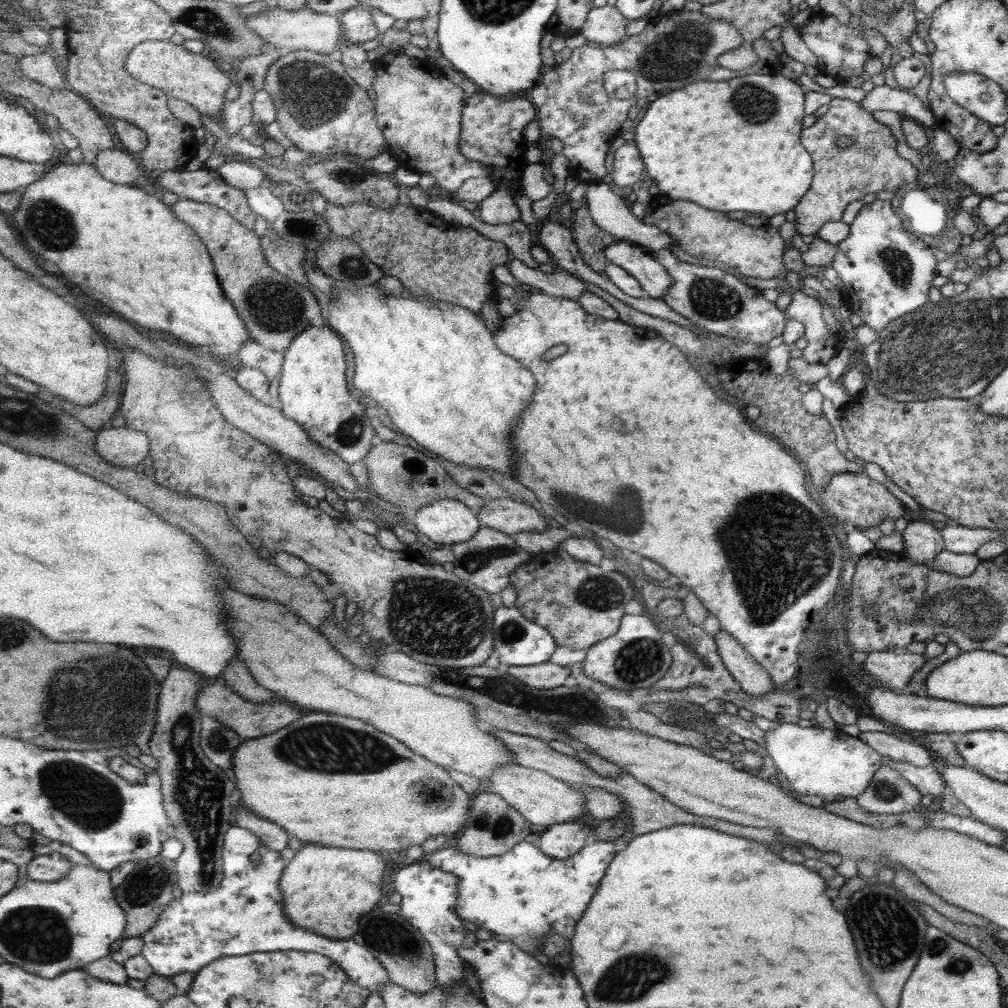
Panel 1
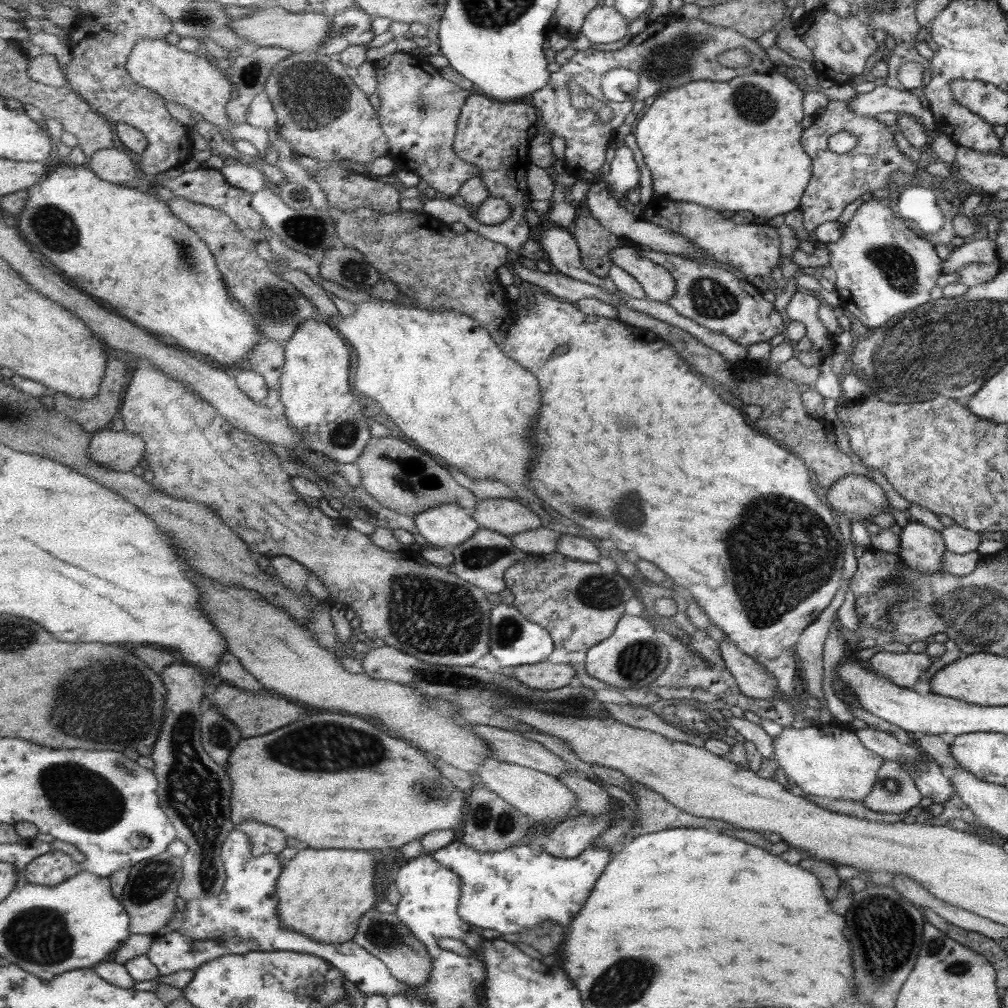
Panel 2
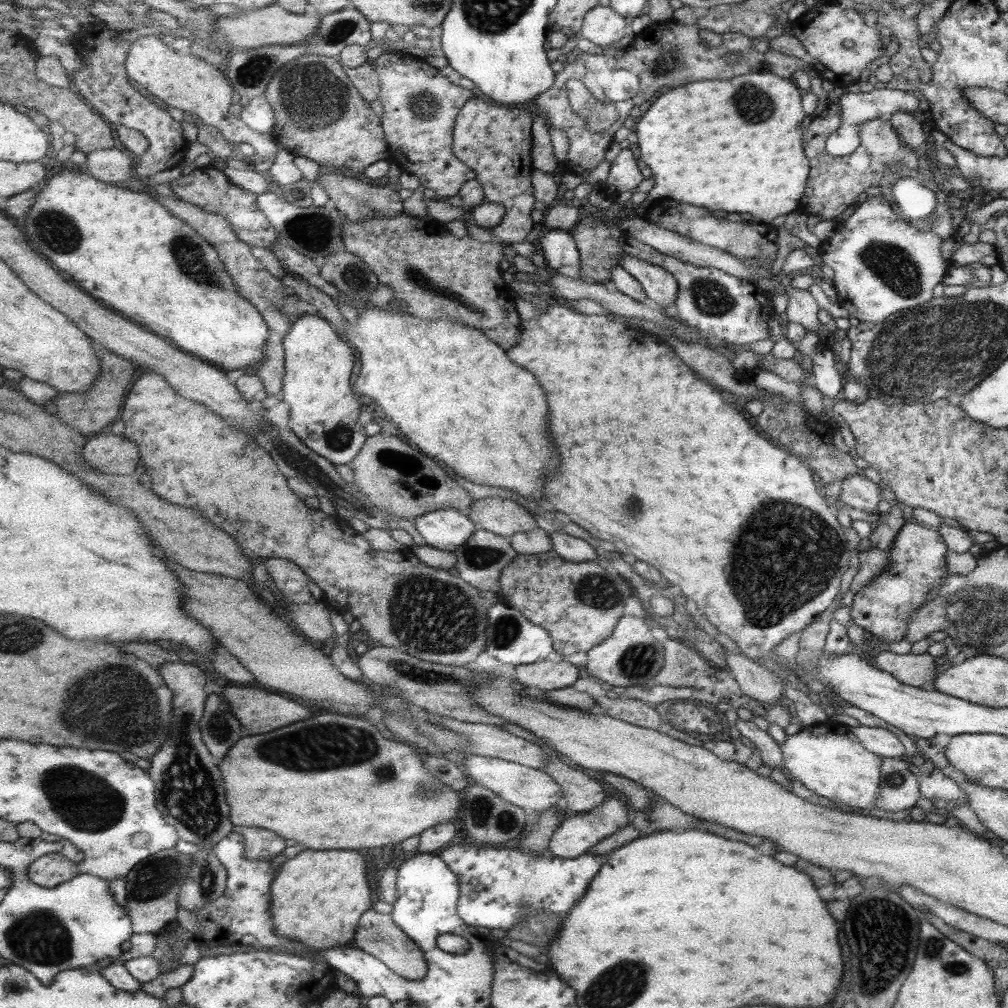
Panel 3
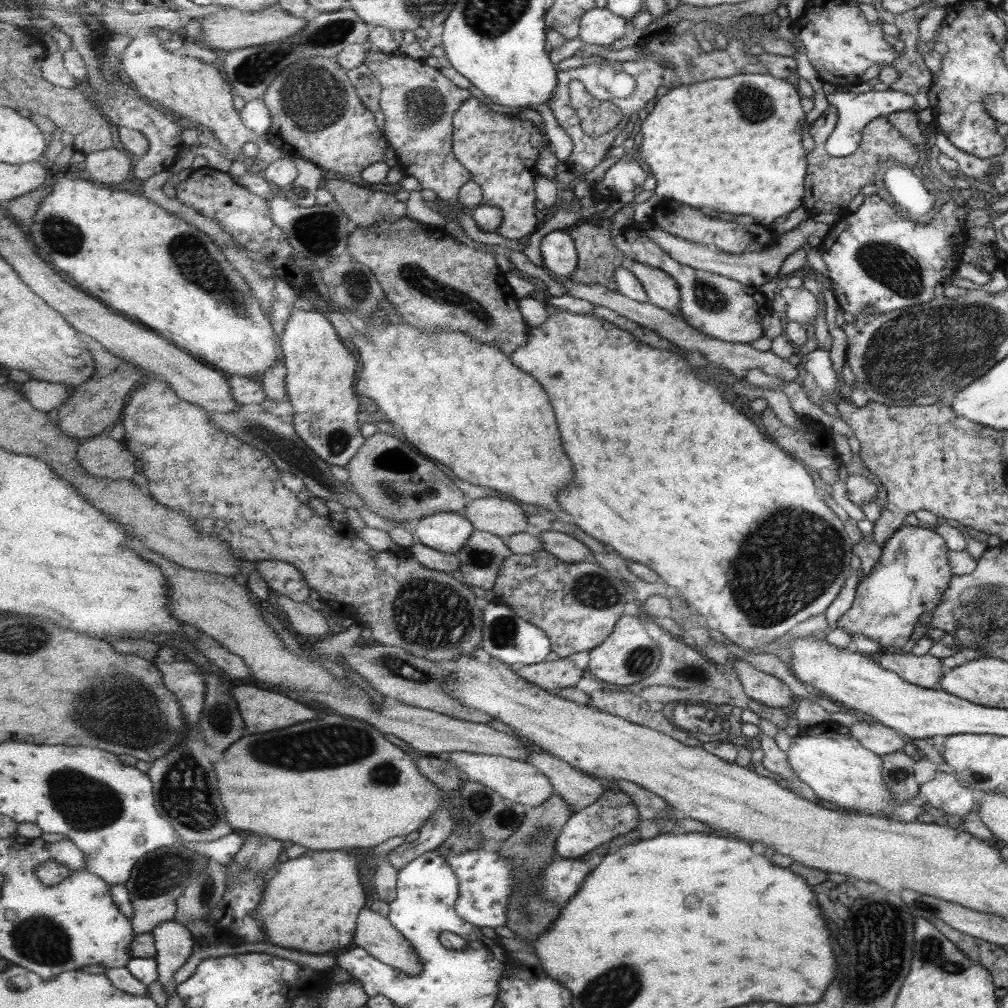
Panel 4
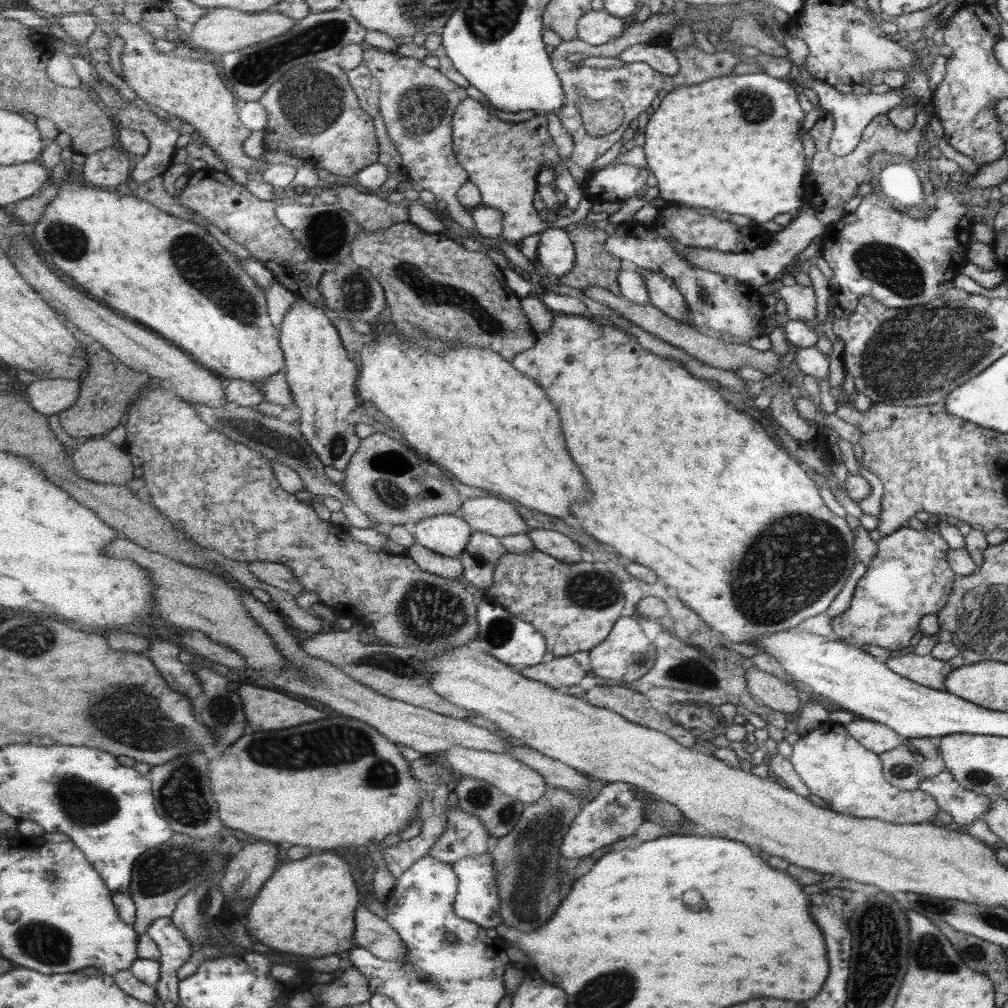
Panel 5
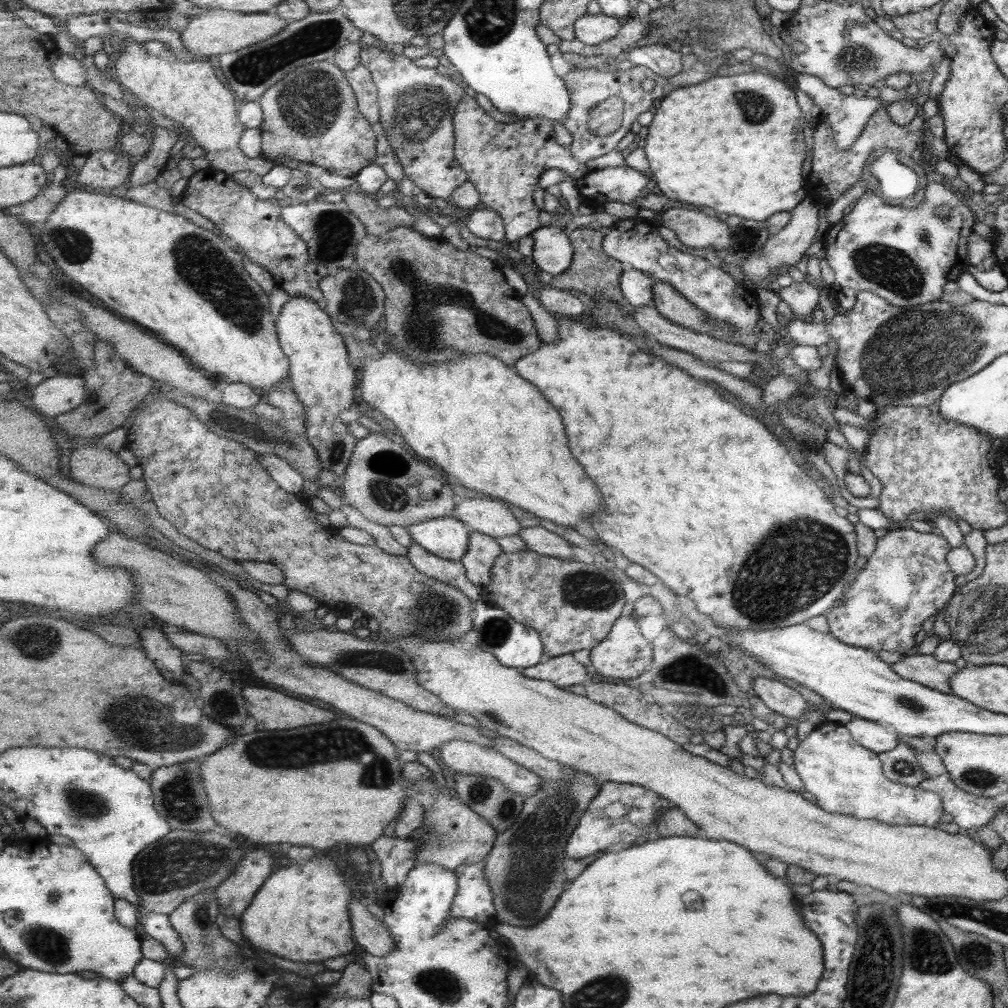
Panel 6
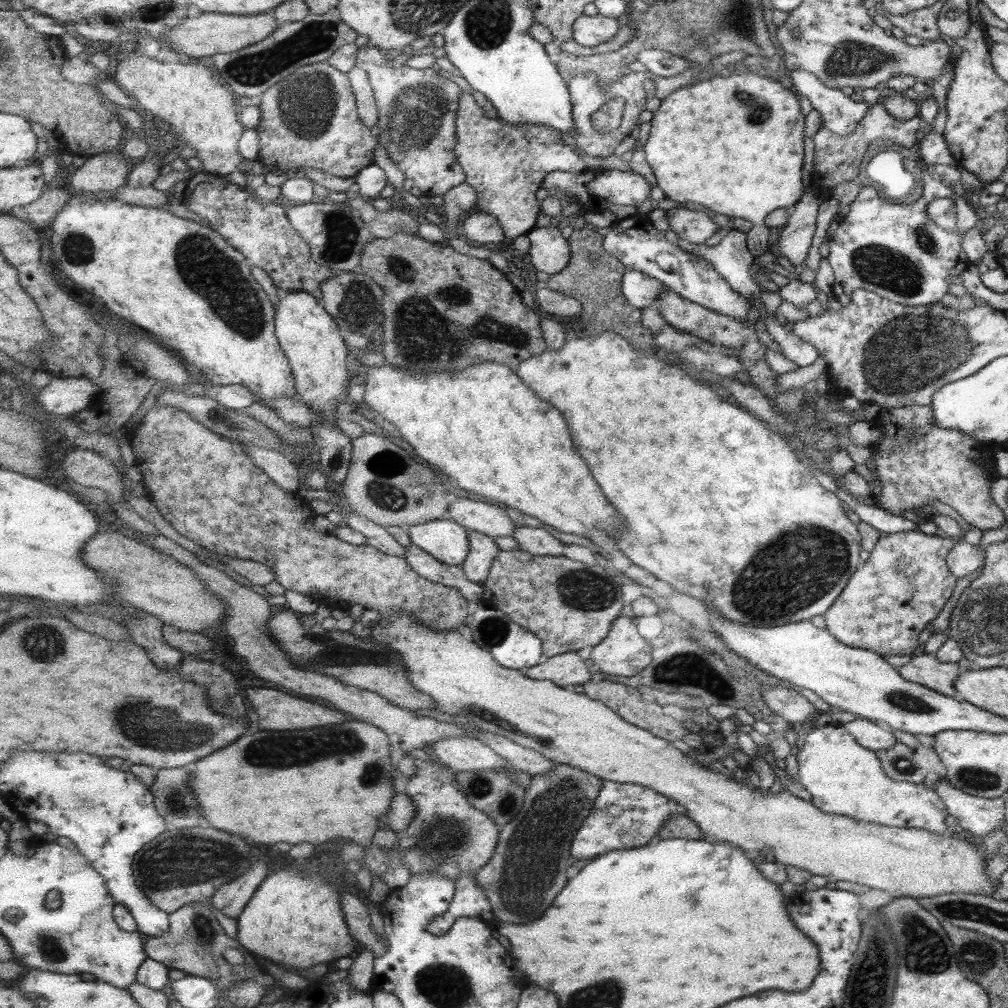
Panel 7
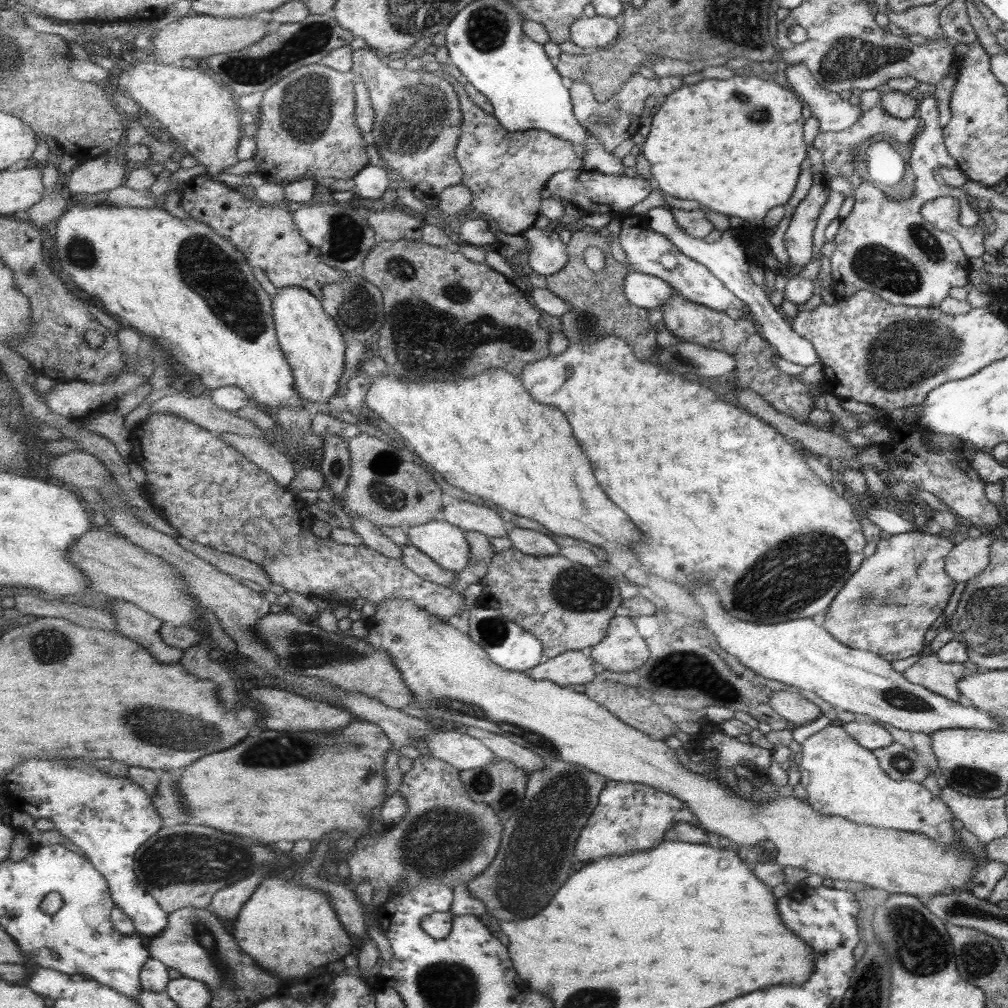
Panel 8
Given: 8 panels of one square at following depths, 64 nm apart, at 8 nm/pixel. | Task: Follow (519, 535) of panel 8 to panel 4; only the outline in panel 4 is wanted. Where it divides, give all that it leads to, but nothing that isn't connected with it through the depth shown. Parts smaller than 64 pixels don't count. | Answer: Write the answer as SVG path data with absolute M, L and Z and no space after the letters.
M543 531L540 539L544 540L544 548L549 552L553 552L561 560L568 563L578 563L585 561L589 555L595 555L589 546L581 542L579 538L573 538L569 534L559 531Z

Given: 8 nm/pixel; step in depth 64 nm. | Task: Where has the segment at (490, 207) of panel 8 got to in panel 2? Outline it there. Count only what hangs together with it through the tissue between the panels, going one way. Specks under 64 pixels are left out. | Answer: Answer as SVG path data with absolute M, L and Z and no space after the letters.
M474 90L470 97L466 100L465 106L462 108L461 118L459 118L459 132L454 142L455 152L458 153L463 160L476 164L481 168L481 178L489 189L490 196L498 196L509 202L512 208L512 213L507 217L507 220L499 224L487 225L483 224L477 217L471 216L468 207L453 204L450 200L431 199L424 200L423 211L431 216L438 218L446 223L462 222L468 229L474 230L489 240L506 244L509 250L512 250L519 257L524 257L520 254L523 244L529 240L531 236L531 225L525 218L525 210L532 201L530 195L529 183L527 180L527 171L532 165L530 158L530 129L535 124L538 124L541 118L538 108L532 103L523 103L523 101L499 101L481 92Z

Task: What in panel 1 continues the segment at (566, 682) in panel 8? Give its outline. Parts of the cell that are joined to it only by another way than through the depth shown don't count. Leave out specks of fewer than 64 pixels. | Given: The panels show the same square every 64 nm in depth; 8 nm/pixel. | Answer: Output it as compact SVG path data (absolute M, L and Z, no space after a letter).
M551 661L529 666L510 666L506 671L523 683L538 689L562 687L571 674L569 667Z

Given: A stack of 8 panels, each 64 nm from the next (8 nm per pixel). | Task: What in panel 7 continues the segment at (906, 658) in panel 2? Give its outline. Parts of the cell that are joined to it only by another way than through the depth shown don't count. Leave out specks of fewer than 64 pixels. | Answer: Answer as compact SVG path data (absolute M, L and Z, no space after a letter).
M922 653L912 657L896 669L899 676L930 688L931 690L945 696L956 696L953 681L959 676L957 663L938 661L934 655Z

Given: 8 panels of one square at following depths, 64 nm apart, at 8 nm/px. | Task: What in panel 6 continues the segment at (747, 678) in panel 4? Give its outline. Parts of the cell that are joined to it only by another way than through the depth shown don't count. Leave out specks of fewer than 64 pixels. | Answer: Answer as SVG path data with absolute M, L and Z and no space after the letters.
M764 676L752 678L751 690L764 706L785 718L801 718L811 707L793 688Z

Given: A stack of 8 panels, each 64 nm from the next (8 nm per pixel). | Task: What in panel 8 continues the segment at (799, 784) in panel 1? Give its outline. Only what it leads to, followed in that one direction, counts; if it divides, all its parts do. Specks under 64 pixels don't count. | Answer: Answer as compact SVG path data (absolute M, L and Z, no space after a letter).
M828 724L817 733L807 737L800 745L800 752L796 757L800 774L799 782L807 793L806 803L815 812L821 815L839 816L855 824L923 834L939 845L953 844L957 839L957 834L951 827L953 816L939 796L933 795L921 783L889 778L879 768L877 759L871 751L859 746L842 727Z

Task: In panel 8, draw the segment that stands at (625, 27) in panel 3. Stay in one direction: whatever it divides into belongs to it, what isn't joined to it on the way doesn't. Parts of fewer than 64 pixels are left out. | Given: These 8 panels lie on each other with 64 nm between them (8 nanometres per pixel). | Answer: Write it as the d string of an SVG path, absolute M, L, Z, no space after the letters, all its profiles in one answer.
M608 16L583 17L571 25L571 41L592 50L614 42L621 26Z

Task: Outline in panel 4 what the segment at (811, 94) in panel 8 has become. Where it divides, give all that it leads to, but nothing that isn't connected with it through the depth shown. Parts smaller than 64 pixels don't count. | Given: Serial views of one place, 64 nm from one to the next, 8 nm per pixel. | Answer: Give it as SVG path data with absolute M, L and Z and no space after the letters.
M885 89L883 91L867 91L865 93L852 93L848 90L842 90L831 93L825 93L825 100L828 106L836 111L836 120L834 130L826 138L824 149L831 157L848 157L858 147L861 130L870 120L886 116L890 112L907 111L914 104L914 98L905 93Z

